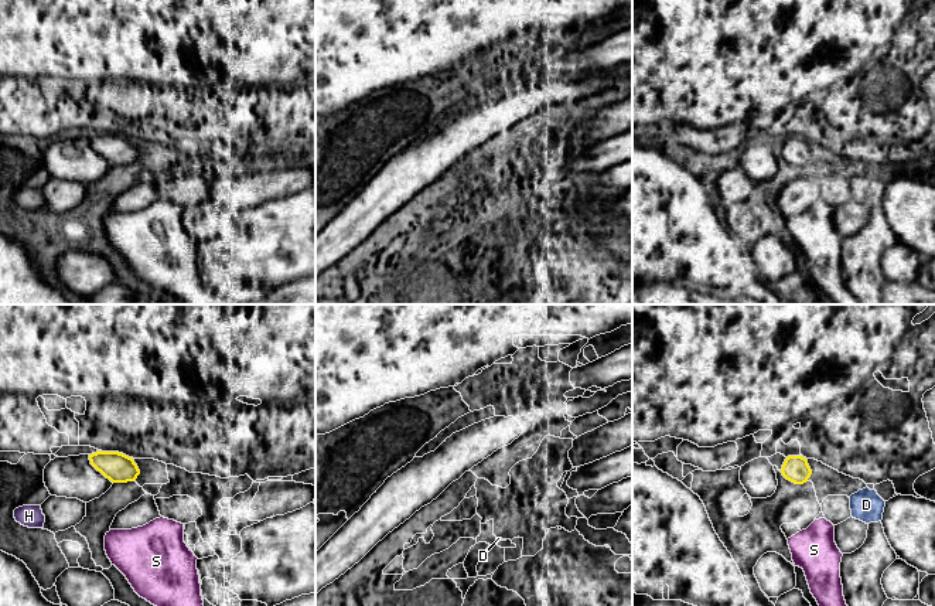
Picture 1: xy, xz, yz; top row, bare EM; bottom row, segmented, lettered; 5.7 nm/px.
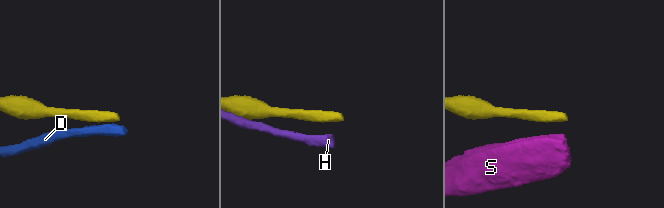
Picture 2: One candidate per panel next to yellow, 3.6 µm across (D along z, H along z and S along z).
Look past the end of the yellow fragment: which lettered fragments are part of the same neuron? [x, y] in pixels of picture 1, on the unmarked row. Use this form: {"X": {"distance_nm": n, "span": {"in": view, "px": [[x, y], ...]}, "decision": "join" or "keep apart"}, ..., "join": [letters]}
{"D": {"distance_nm": 260, "span": {"in": "yz", "px": [[809, 159], [850, 179]]}, "decision": "keep apart"}, "H": {"distance_nm": 380, "span": {"in": "xy", "px": [[91, 146], [40, 189]]}, "decision": "keep apart"}, "S": {"distance_nm": 220, "span": {"in": "yz", "px": [[802, 166], [815, 203]]}, "decision": "keep apart"}, "join": []}

